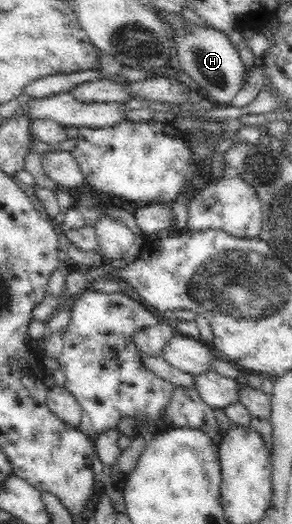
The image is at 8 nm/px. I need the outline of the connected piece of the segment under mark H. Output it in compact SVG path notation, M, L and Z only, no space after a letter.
M189 24L188 33L180 35L174 30L170 30L172 43L175 44L178 59L182 65L185 73L188 73L196 83L204 91L208 91L208 95L214 99L215 104L230 105L232 100L236 97L236 93L240 91L240 85L244 83L244 75L249 73L250 69L246 69L238 52L236 52L236 45L232 45L228 38L228 33L220 32L212 26L207 28L200 28Z

